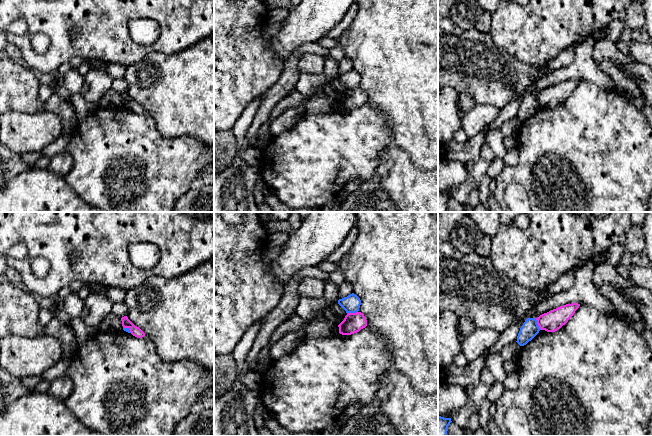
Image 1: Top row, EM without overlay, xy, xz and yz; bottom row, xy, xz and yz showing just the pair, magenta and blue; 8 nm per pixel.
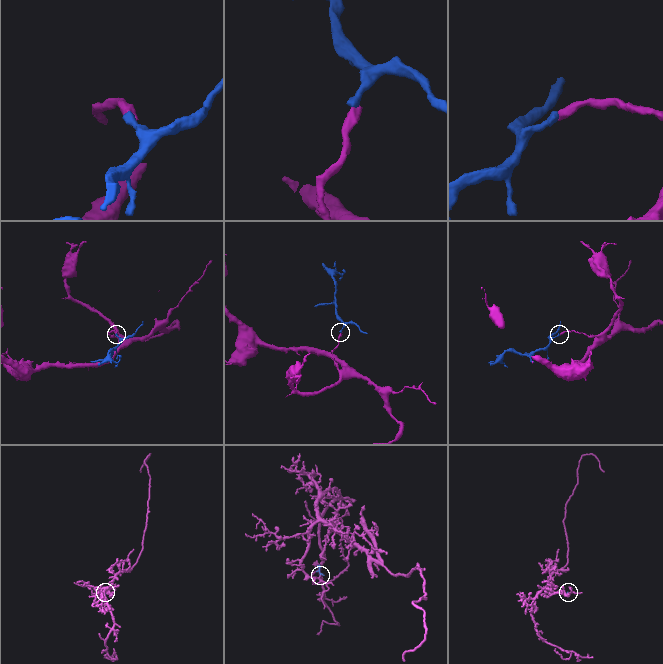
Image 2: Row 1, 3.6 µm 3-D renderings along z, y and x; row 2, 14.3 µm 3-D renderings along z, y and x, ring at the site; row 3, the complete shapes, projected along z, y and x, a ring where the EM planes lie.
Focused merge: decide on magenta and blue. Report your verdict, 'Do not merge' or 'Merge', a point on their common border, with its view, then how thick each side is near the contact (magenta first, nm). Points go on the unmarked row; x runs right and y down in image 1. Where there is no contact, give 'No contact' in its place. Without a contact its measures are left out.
Do not merge. Touches magenta at yz (538, 100). Thickness 160 nm (magenta) against 140 nm

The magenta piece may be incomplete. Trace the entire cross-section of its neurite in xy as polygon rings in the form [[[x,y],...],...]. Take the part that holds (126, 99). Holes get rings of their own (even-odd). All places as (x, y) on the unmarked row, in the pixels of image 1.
[[[124,92],[121,94],[122,97],[122,102],[124,104],[129,104],[130,108],[133,112],[137,113],[137,114],[142,114],[145,112],[145,109],[137,102],[135,102],[129,95],[127,92]]]

